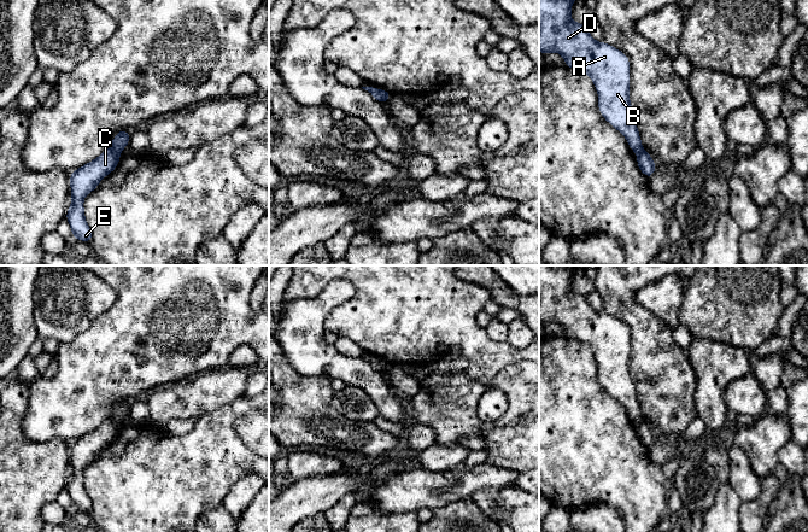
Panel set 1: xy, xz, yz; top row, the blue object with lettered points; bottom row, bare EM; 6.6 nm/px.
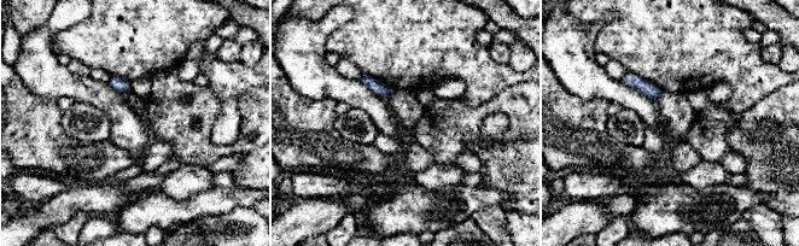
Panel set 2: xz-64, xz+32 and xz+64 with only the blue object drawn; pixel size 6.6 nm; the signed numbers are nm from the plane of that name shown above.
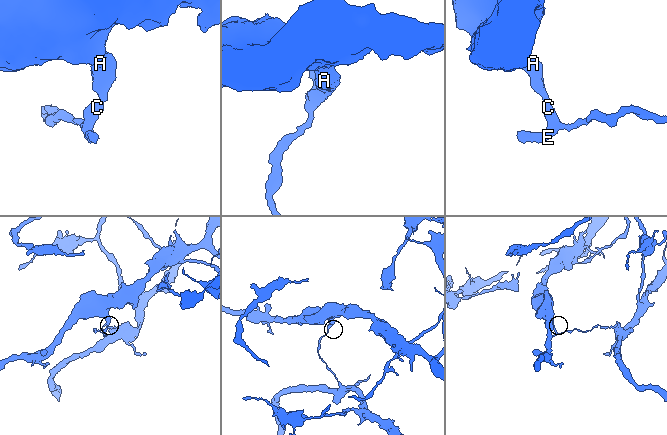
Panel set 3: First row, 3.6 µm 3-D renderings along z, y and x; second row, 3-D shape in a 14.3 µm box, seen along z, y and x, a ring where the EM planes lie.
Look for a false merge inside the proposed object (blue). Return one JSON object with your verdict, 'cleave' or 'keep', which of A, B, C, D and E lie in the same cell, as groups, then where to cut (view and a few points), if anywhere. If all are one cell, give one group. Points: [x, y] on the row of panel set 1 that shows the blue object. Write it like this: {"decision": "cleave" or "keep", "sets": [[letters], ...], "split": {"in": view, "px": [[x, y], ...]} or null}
{"decision": "cleave", "sets": [["A", "B", "D"], ["C", "E"]], "split": {"in": "xy", "px": [[110, 147], [118, 153]]}}

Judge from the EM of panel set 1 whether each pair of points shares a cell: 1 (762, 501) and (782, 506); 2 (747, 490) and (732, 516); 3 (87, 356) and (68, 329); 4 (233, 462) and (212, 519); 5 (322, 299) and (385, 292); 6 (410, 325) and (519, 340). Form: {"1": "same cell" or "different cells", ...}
{"1": "different cells", "2": "different cells", "3": "different cells", "4": "different cells", "5": "different cells", "6": "different cells"}

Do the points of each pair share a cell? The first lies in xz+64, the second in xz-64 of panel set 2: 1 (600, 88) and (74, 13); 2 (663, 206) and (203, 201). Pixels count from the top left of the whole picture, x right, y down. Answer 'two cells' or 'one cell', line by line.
1: one cell
2: one cell

